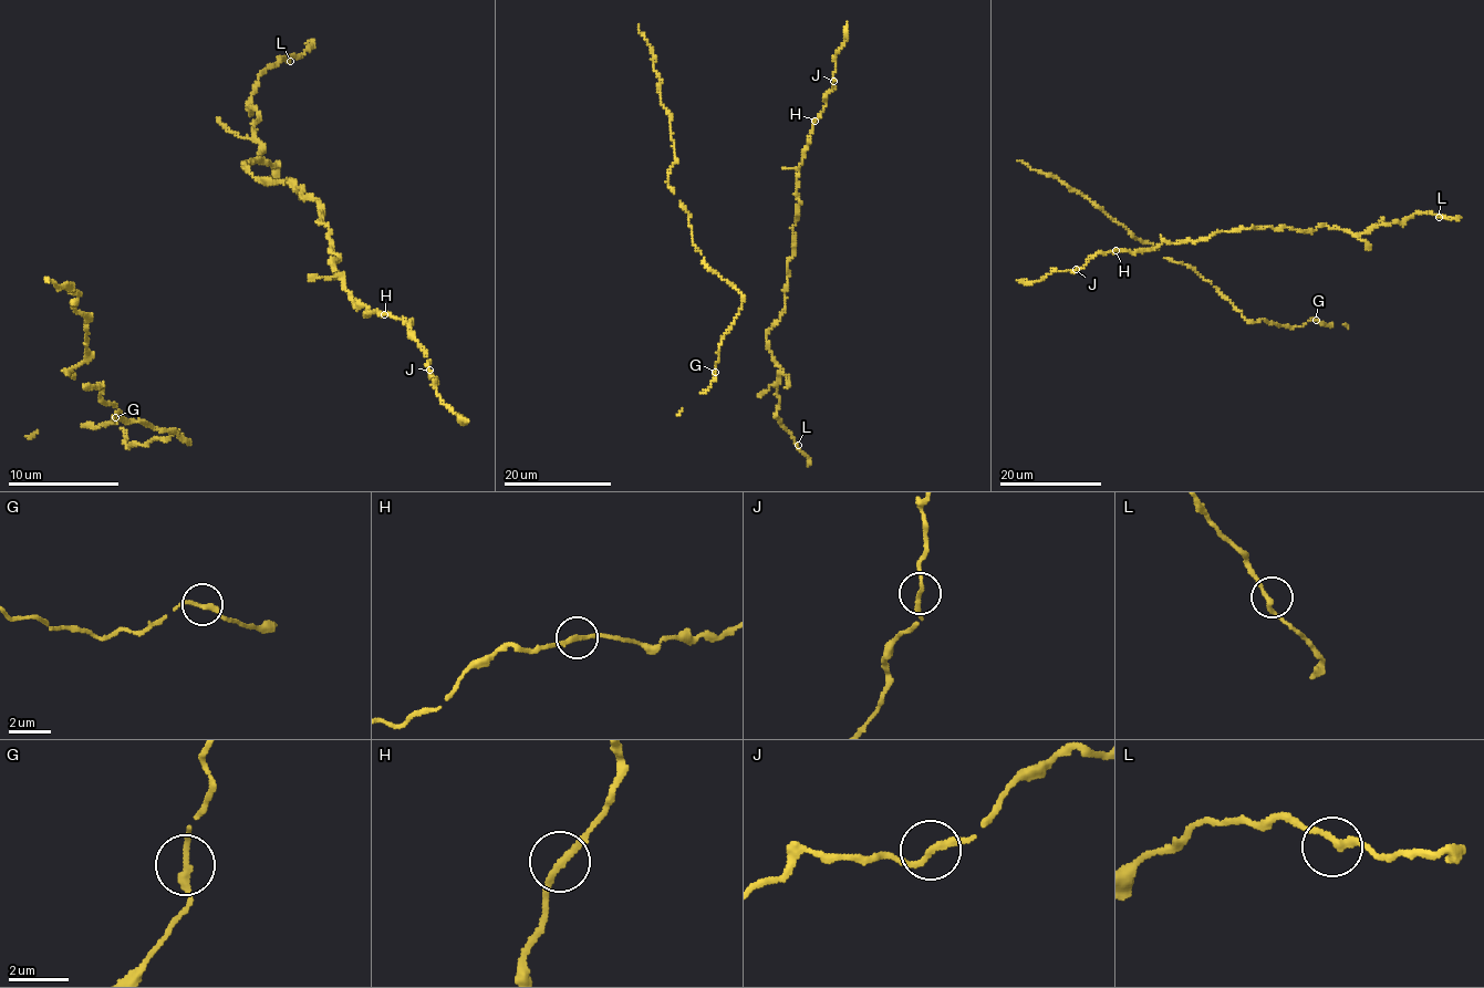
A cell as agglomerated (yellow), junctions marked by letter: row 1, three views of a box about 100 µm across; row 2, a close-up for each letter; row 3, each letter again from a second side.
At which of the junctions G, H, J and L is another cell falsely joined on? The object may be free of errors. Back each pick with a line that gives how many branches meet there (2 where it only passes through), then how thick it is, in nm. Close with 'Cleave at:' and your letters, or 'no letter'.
Cleave at: no letter

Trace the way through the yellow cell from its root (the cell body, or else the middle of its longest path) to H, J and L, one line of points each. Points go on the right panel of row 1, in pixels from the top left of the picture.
H: (1191, 241), (1172, 243), (1162, 241), (1150, 250), (1116, 250)
J: (1191, 241), (1172, 243), (1162, 241), (1150, 250), (1097, 252), (1083, 268), (1076, 270)
L: (1191, 241), (1216, 231), (1265, 227), (1305, 232), (1328, 226), (1359, 236), (1417, 212), (1439, 217)

